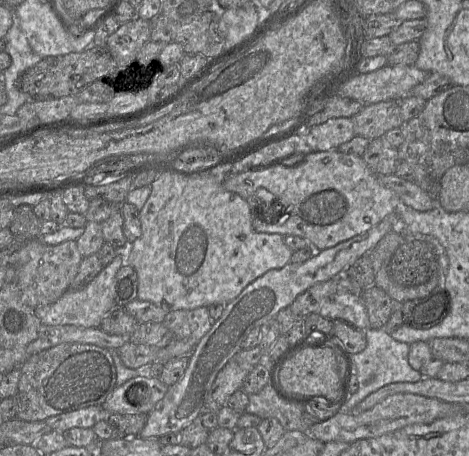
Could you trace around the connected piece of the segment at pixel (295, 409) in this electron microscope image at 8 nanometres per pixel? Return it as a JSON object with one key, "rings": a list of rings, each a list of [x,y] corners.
{"rings":[[[270,384],[259,393],[249,395],[246,412],[261,419],[276,419],[285,431],[308,433],[310,427],[319,421],[308,412],[306,406],[280,398]]]}

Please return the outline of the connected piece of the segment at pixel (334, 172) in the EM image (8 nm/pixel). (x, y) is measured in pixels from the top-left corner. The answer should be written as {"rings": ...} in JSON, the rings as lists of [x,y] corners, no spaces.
{"rings":[[[338,149],[292,155],[280,163],[229,173],[223,186],[226,190],[241,195],[249,203],[252,225],[257,232],[299,236],[306,239],[315,250],[331,248],[368,231],[402,206],[399,196],[378,181],[377,174],[362,156],[343,153]]]}

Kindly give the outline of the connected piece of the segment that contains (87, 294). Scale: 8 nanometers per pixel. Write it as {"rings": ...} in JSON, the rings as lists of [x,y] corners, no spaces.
{"rings":[[[119,252],[111,263],[88,284],[81,288],[71,288],[56,302],[37,307],[36,315],[43,325],[74,325],[84,328],[100,327],[104,317],[115,307],[115,278],[119,269],[126,263],[126,253]]]}

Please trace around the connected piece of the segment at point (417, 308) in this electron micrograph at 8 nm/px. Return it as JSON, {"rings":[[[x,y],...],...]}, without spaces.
{"rings":[[[437,287],[423,298],[401,304],[404,324],[416,329],[429,329],[439,324],[450,310],[450,298],[443,287]]]}

